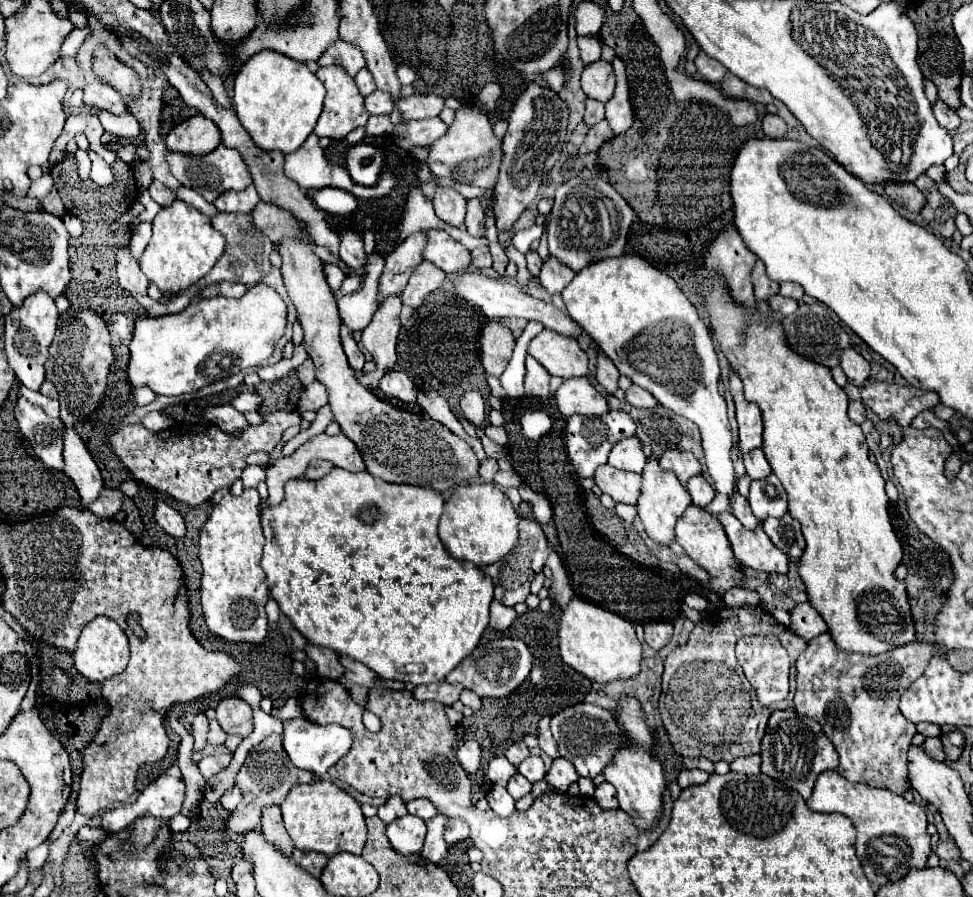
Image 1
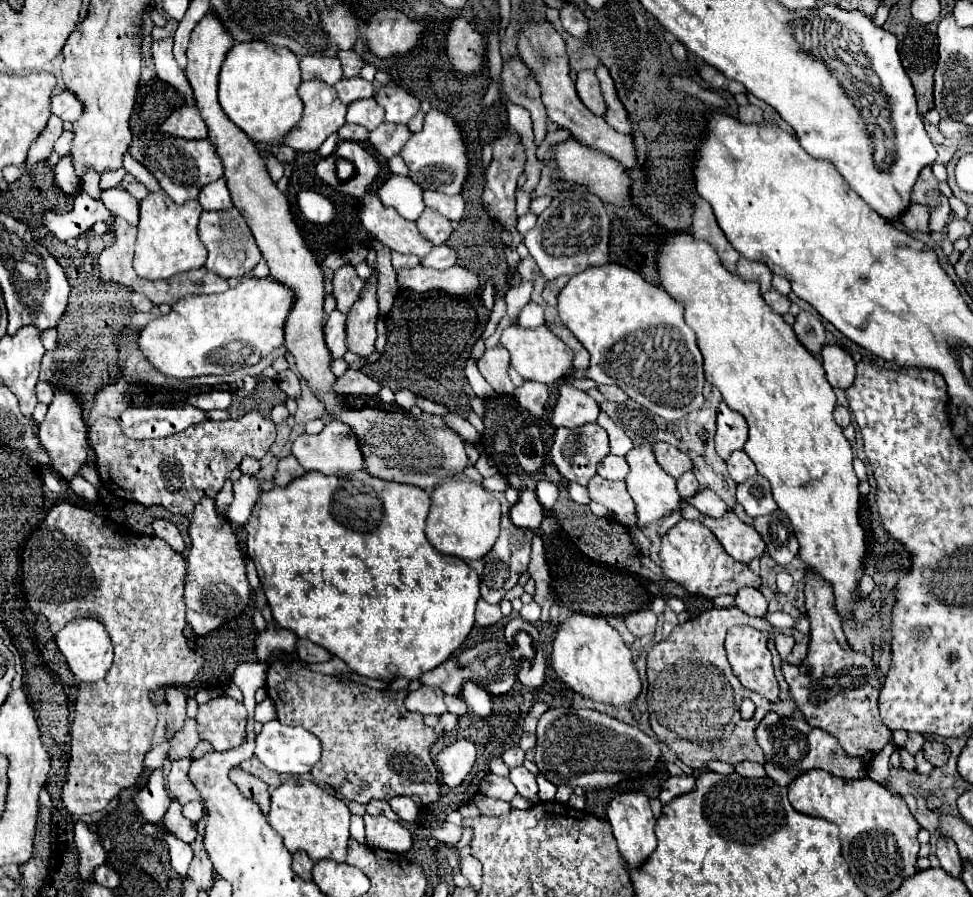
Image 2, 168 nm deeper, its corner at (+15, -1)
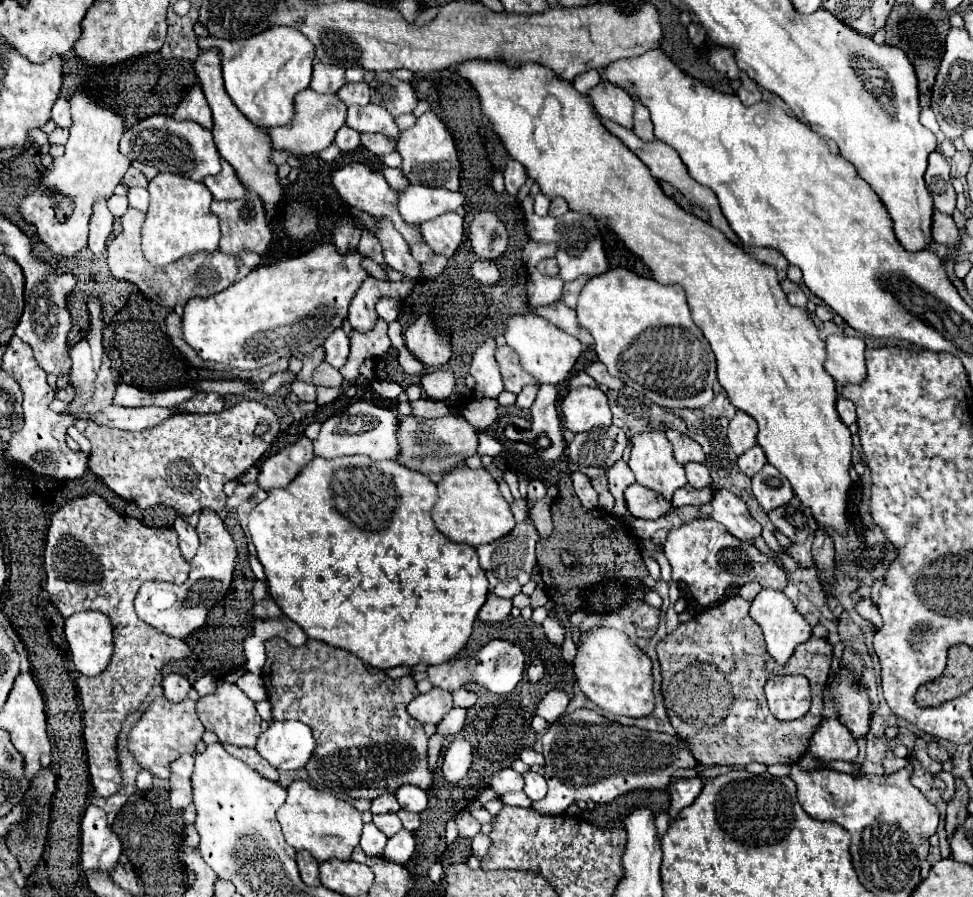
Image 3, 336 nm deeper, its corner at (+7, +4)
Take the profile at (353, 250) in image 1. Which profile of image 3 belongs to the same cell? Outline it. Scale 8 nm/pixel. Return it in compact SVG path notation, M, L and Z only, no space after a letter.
M368 276L362 286L358 288L356 296L350 302L350 312L348 312L348 320L352 324L354 330L368 330L374 326L374 320L378 318L376 314L376 302L380 298L394 298L394 300L404 300L412 288L414 288L416 280L400 280L400 282L386 282L386 280L378 280L374 276Z

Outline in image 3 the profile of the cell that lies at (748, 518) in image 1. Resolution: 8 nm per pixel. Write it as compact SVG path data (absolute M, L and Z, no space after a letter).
M680 488L680 492L676 492L676 496L672 498L672 506L684 506L684 504L692 504L692 506L704 506L712 500L714 490L702 488L702 490L694 490L694 488Z

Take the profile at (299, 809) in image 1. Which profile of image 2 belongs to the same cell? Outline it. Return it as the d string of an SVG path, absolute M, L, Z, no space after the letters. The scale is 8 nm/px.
M288 779L272 791L272 807L268 823L282 835L290 853L306 851L312 861L334 859L342 863L346 859L346 845L350 839L350 811L344 801L328 795L316 783L304 779Z

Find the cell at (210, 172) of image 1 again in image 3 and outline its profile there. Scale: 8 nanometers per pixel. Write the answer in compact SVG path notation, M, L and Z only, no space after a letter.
M150 116L124 132L122 154L130 160L158 168L158 172L176 172L194 182L220 172L220 154L212 140L212 132L192 122L176 122L170 116Z

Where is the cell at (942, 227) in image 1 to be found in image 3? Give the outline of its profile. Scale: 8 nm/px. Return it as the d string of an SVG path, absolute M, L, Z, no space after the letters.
M940 152L930 154L924 180L926 180L928 192L934 200L934 210L952 214L956 210L956 192L950 182L950 164Z

